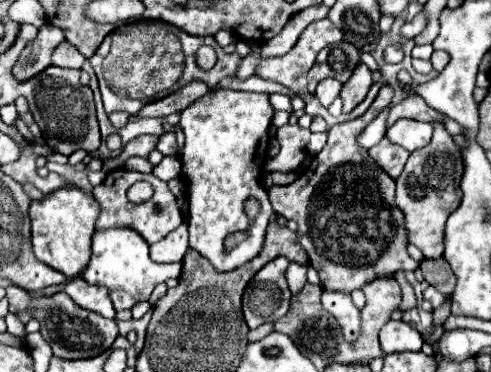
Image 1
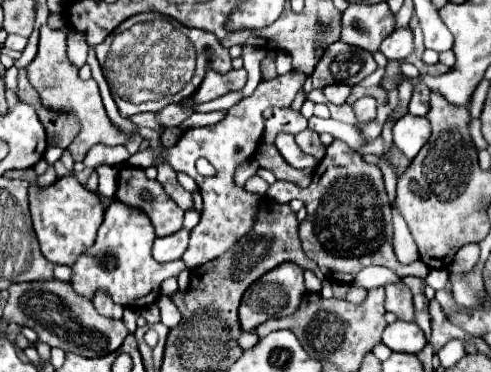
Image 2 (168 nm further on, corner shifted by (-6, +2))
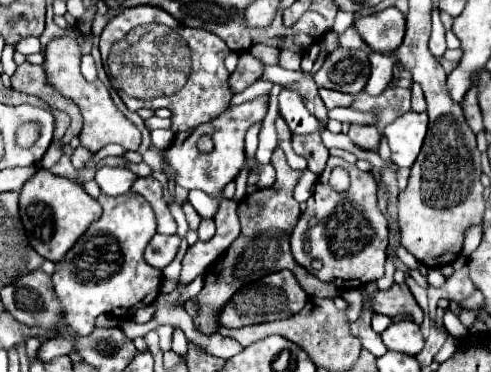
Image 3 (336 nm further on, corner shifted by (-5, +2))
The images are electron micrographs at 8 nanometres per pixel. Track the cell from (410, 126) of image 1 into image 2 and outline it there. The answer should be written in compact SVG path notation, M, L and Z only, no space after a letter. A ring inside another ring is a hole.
M404 115L396 121L392 133L394 133L394 143L400 147L400 151L408 159L412 159L430 139L430 121L426 117Z

